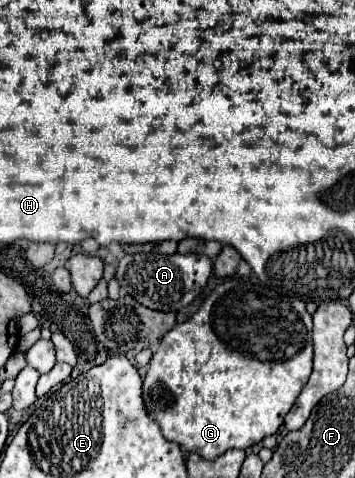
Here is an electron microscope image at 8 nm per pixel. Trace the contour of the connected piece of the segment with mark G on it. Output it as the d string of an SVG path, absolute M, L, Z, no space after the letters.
M236 279L224 281L220 283L200 305L200 309L184 323L172 327L160 341L158 351L154 353L154 357L150 359L148 365L148 373L144 377L144 403L148 413L158 421L162 433L166 439L172 439L174 443L178 443L184 451L188 453L198 453L204 459L216 459L220 457L224 451L228 449L248 449L254 443L260 443L264 437L274 435L280 425L284 423L286 413L292 409L296 397L300 395L304 383L308 383L308 377L312 373L312 315L306 311L306 303L302 299L294 299L294 297L284 297L278 295L270 289L262 289L262 287L252 287L248 283L240 283Z

